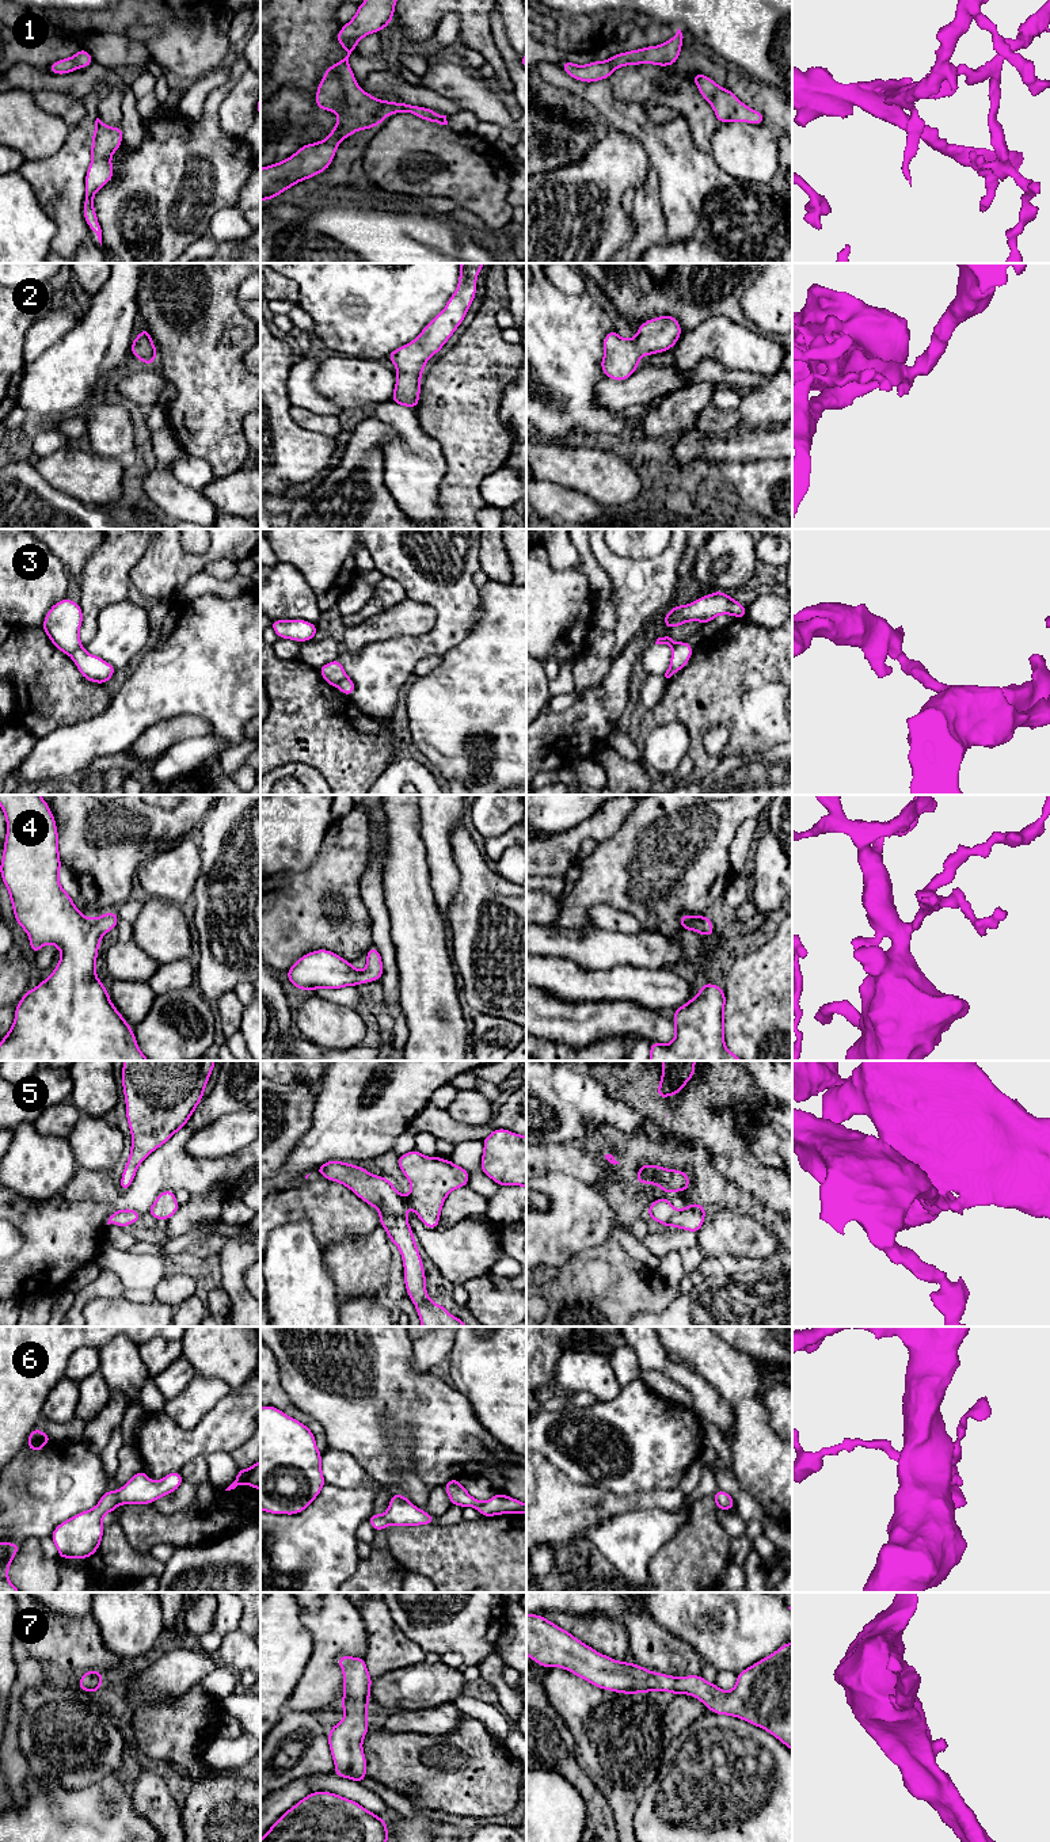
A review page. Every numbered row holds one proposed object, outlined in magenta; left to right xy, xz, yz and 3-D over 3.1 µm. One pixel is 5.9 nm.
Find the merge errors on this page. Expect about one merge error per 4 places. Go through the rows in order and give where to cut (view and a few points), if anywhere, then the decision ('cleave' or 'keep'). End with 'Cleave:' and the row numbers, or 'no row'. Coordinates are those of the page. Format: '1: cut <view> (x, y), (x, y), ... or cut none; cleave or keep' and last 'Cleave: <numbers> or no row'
1: cut none; keep
2: cut none; keep
3: cut xy (82, 644), (71, 655); cleave
4: cut none; keep
5: cut none; keep
6: cut none; keep
7: cut none; keep
Cleave: 3

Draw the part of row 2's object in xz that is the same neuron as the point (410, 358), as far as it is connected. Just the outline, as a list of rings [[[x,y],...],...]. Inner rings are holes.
[[[461,263],[459,285],[453,296],[448,300],[445,309],[438,313],[422,332],[410,343],[391,351],[387,358],[396,365],[396,385],[391,400],[396,404],[416,408],[421,393],[421,376],[425,372],[425,364],[435,353],[438,353],[446,340],[454,334],[456,328],[463,323],[476,294],[476,278],[484,263]]]

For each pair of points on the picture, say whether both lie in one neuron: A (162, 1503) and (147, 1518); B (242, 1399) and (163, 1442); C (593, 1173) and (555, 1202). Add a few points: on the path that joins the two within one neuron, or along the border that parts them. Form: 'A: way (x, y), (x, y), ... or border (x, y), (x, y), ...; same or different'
A: border (151, 1504), (166, 1514), (187, 1509); different
B: way (223, 1418), (198, 1442), (182, 1442); same
C: border (552, 1171), (573, 1175), (590, 1186); different

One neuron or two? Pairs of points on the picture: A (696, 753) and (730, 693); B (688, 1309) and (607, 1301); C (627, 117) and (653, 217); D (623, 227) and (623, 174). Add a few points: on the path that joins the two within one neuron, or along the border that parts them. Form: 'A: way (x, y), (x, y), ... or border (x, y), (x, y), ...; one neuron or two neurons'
A: way (696, 738), (696, 727), (715, 708); one neuron
B: border (678, 1296), (658, 1312); two neurons
C: border (651, 166), (657, 174), (659, 201), (664, 209); two neurons
D: way (613, 213), (613, 187); one neuron

